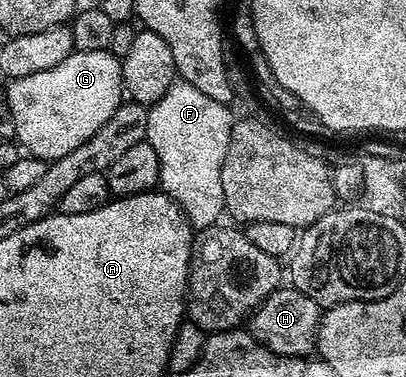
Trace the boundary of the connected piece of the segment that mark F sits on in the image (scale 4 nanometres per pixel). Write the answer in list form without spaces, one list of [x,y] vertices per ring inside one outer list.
[[[177,79],[162,99],[148,108],[146,140],[157,154],[160,190],[182,207],[196,230],[218,224],[225,213],[220,171],[235,122],[227,108],[224,102],[211,99],[182,79]]]

